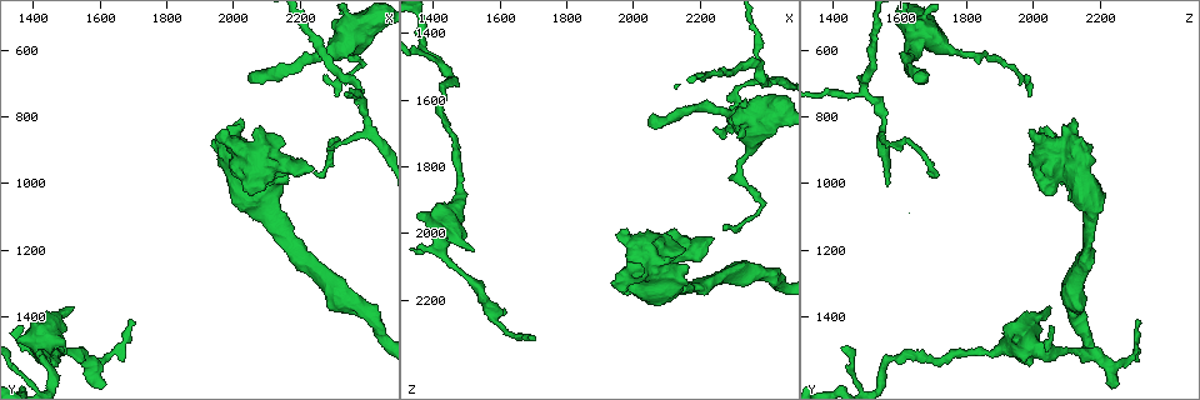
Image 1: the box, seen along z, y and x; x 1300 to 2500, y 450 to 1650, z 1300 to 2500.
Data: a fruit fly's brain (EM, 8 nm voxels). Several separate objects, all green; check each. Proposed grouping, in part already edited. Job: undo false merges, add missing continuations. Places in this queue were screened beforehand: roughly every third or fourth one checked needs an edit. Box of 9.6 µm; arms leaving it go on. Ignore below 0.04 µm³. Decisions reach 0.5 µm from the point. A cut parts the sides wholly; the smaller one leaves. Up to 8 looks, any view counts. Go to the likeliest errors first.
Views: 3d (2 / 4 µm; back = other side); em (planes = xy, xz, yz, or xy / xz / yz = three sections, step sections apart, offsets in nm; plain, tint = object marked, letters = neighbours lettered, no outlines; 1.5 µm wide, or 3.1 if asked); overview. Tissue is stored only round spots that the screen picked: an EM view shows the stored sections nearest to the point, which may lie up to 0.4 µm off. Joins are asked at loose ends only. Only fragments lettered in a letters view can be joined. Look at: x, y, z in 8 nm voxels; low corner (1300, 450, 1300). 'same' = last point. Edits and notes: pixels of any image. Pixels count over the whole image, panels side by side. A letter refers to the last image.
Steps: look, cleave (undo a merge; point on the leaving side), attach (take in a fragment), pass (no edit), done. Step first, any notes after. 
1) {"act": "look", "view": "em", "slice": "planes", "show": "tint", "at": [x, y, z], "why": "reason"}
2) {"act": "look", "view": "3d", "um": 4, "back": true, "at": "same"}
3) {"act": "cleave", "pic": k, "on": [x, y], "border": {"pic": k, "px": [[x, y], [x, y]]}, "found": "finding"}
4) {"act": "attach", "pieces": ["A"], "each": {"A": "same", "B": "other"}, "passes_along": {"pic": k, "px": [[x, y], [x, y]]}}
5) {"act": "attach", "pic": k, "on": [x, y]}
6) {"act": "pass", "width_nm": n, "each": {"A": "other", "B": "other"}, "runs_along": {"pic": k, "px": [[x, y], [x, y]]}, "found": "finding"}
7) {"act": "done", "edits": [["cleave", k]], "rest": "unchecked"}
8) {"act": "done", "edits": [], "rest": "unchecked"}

{"act": "look", "view": "3d", "um": 2, "at": [2050, 680, 1640], "why": "branch stops here"}

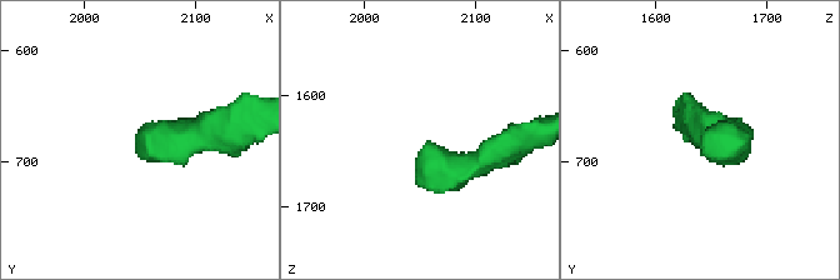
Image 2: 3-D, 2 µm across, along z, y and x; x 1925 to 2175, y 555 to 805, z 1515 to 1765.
{"act": "look", "view": "em", "slice": "planes", "show": "letters", "at": [2046, 684, 1650]}

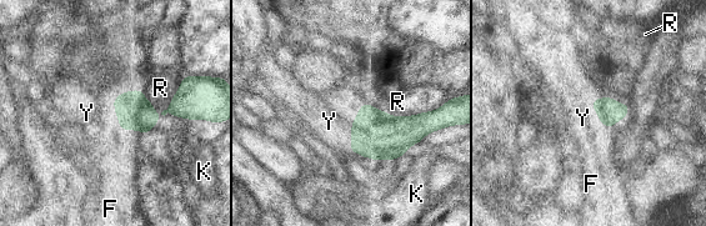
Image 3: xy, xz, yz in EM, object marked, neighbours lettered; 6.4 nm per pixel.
{"act": "attach", "pieces": ["Y"], "width_nm": 160, "each": {"F": "other", "K": "other", "R": "other", "Y": "same"}, "found": "the cell continues"}

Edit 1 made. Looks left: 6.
{"act": "look", "view": "overview", "why": "see it whole again"}

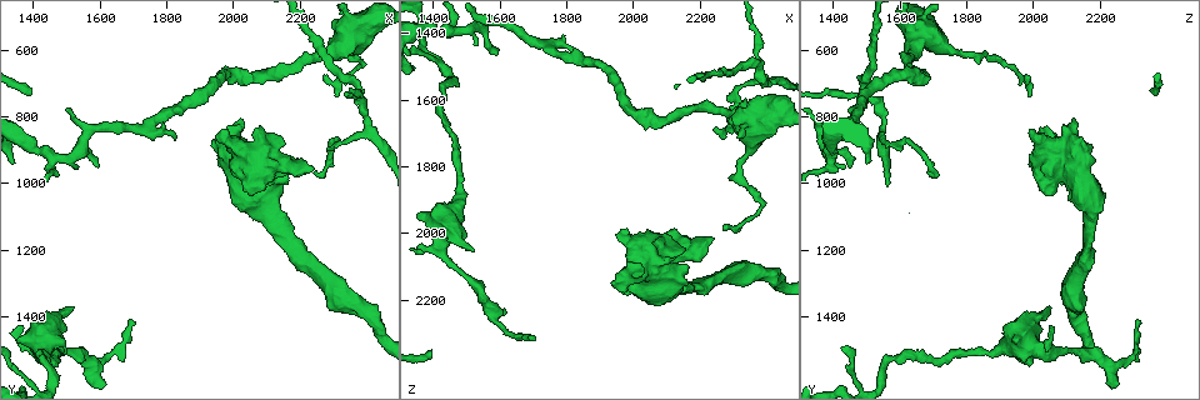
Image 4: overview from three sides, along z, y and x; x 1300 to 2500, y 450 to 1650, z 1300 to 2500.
{"act": "look", "view": "3d", "um": 2, "at": [1460, 920, 1390], "why": "sharp bend"}

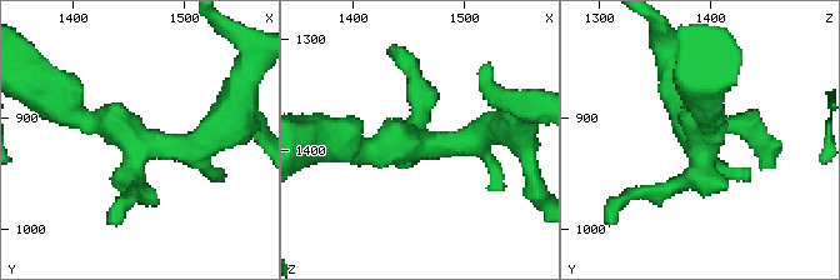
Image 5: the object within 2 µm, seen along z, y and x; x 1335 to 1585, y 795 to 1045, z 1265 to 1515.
{"act": "look", "view": "em", "slice": "planes", "show": "tint", "at": [1458, 928, 1396]}

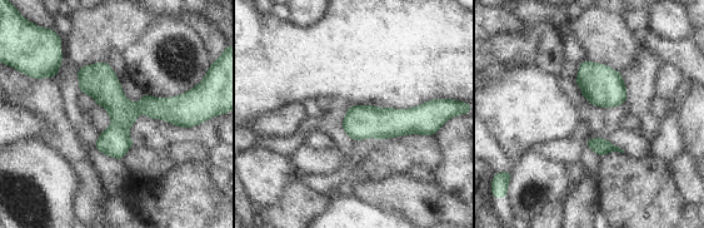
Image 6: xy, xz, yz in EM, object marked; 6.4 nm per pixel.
{"act": "look", "view": "em", "slice": "planes", "show": "letters", "at": "same"}

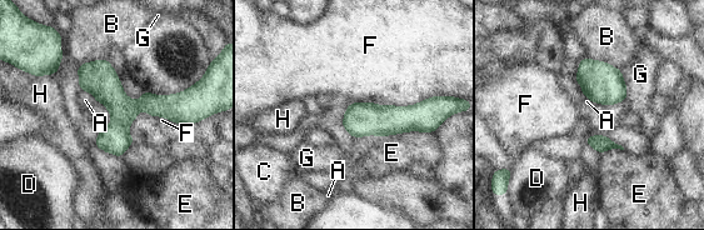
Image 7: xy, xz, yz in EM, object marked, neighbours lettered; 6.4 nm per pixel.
{"act": "pass", "each": {"A": "other", "B": "other", "C": "other", "D": "other", "E": "other", "F": "other", "G": "other", "H": "other"}, "border": {"pic": 7, "px": [[432, 131], [400, 131], [379, 138]]}, "found": "one cell here"}

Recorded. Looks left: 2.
{"act": "look", "view": "em", "slice": "yz", "step": 4, "show": "letters", "at": [1480, 1500, 2120], "why": "calibre changes"}

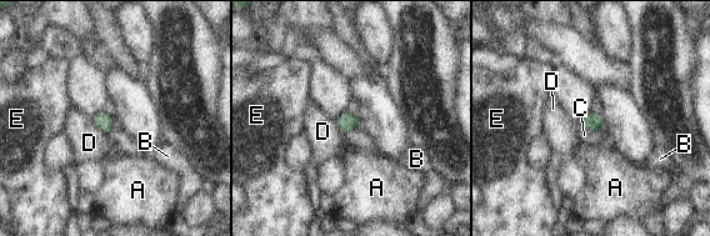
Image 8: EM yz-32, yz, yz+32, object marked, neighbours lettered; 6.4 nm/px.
{"act": "pass", "each": {"A": "other", "B": "other", "C": "other", "D": "other", "E": "other"}, "border": {"pic": 8, "px": [[93, 118], [94, 122], [106, 134]]}, "found": "one cell here"}

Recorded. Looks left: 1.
{"act": "done", "edits": [["attach", 3]], "rest": "unchecked"}

